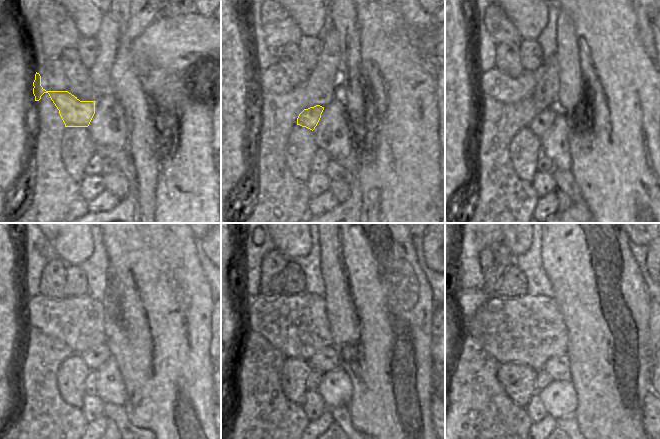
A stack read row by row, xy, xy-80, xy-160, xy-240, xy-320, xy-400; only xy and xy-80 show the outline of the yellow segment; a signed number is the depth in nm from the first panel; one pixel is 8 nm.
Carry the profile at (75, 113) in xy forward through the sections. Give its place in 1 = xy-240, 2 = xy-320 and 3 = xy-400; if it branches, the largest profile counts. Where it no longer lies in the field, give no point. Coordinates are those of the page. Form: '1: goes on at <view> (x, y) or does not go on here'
1: goes on at xy-240 (94, 358)
2: goes on at xy-320 (326, 359)
3: goes on at xy-400 (558, 367)

